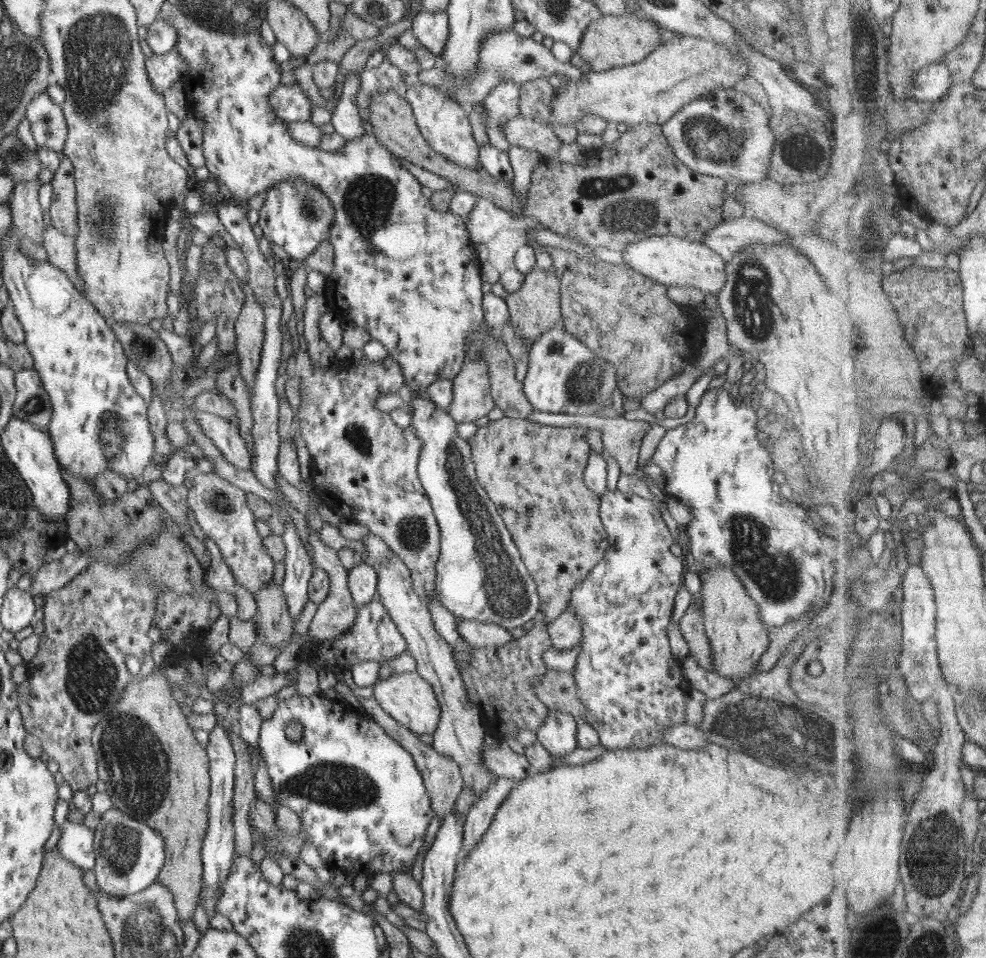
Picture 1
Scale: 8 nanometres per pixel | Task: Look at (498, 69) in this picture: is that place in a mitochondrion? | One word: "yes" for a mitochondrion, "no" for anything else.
yes

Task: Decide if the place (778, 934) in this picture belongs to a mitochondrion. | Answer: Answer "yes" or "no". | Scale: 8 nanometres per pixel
no

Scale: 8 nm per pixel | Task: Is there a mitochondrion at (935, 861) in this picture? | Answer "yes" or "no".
yes

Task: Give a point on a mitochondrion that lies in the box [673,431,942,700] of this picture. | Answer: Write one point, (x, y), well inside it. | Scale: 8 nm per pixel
(754, 548)

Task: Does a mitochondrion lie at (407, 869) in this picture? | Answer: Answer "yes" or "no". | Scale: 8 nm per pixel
no

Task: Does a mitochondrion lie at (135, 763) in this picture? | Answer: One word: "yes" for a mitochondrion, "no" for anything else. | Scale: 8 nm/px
yes

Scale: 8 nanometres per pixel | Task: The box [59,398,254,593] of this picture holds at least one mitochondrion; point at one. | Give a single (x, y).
(112, 435)

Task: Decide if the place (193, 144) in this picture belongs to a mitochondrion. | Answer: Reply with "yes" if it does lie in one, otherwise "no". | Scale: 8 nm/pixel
no

